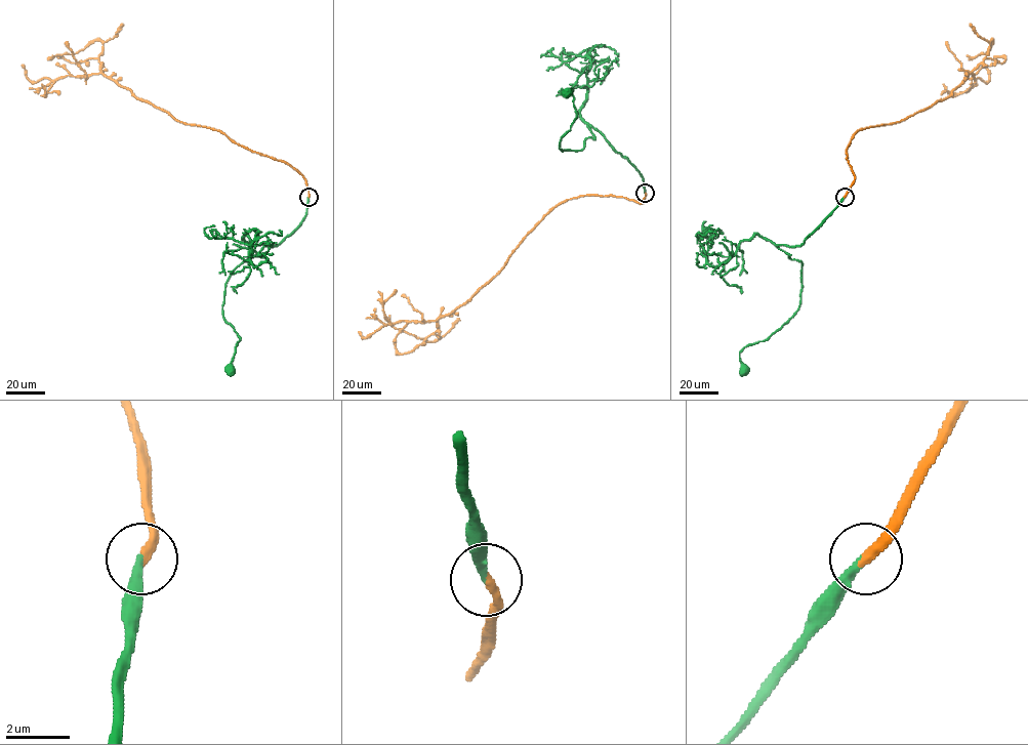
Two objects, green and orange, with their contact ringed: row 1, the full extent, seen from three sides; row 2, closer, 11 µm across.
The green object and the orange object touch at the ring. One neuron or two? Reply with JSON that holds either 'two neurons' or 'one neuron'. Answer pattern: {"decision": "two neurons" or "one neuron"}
{"decision": "one neuron"}

